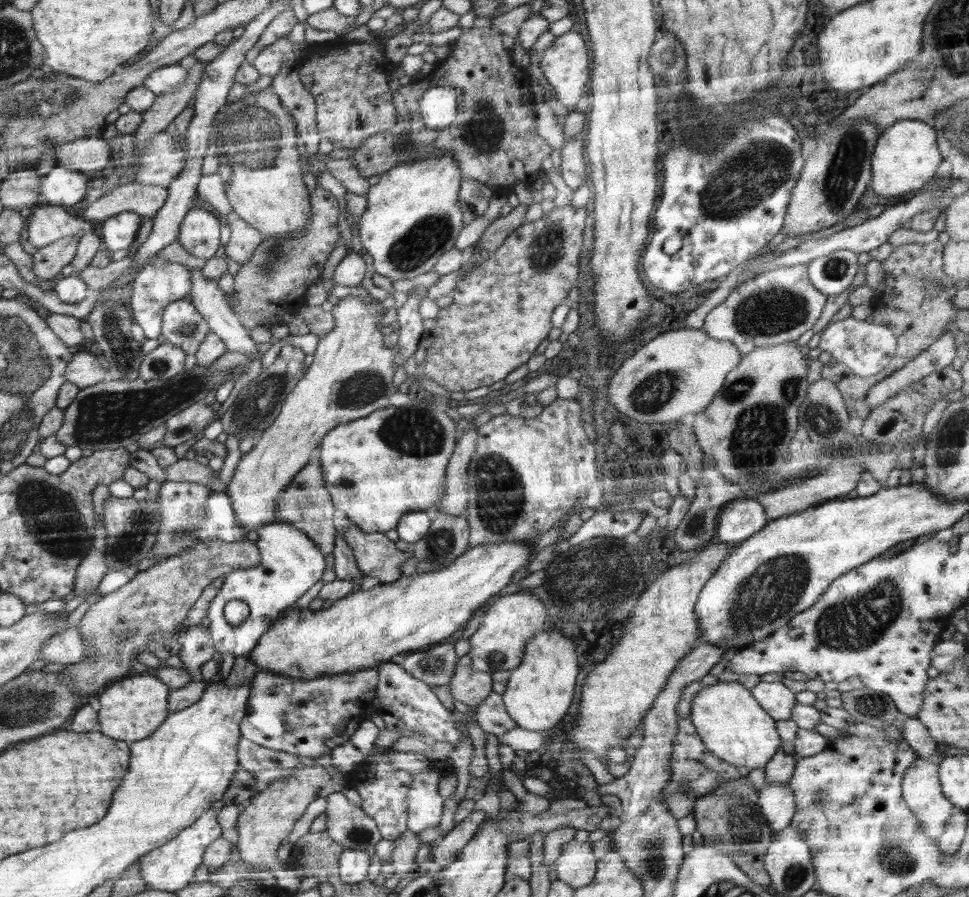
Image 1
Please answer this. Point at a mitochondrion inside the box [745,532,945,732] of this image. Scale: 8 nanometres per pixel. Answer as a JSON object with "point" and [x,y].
{"point":[850,625]}

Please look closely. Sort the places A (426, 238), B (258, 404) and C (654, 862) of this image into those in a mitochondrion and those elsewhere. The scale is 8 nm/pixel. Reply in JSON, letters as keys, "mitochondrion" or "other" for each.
{"A":"mitochondrion","B":"mitochondrion","C":"mitochondrion"}

